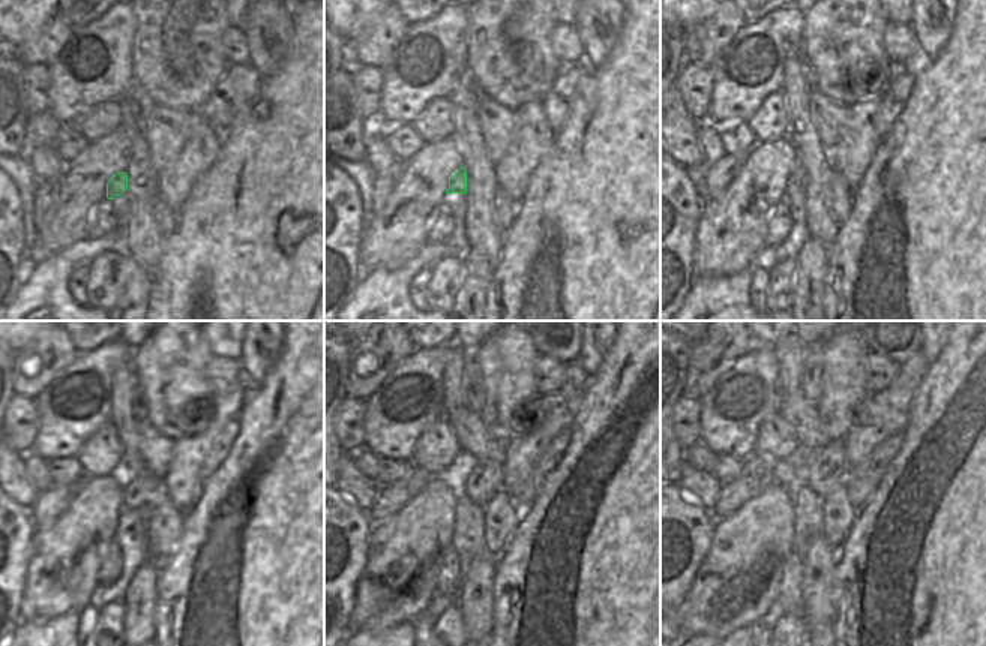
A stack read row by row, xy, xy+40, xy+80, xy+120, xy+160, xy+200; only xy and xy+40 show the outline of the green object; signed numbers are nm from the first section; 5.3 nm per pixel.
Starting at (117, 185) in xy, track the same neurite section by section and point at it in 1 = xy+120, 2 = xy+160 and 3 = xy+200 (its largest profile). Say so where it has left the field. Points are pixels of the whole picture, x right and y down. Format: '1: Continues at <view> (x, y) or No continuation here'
1: Continues at xy+120 (138, 492)
2: Continues at xy+160 (483, 481)
3: Continues at xy+200 (829, 469).

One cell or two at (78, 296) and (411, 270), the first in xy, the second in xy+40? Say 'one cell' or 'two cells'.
two cells

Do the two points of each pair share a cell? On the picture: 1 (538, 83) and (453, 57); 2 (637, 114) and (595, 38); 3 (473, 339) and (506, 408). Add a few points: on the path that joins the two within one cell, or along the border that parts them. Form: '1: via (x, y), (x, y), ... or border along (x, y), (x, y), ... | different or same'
1: border along (470, 26), (467, 30), (468, 78) | different
2: border along (622, 27), (617, 44), (610, 56), (593, 69) | different
3: border along (491, 336), (470, 352) | different

